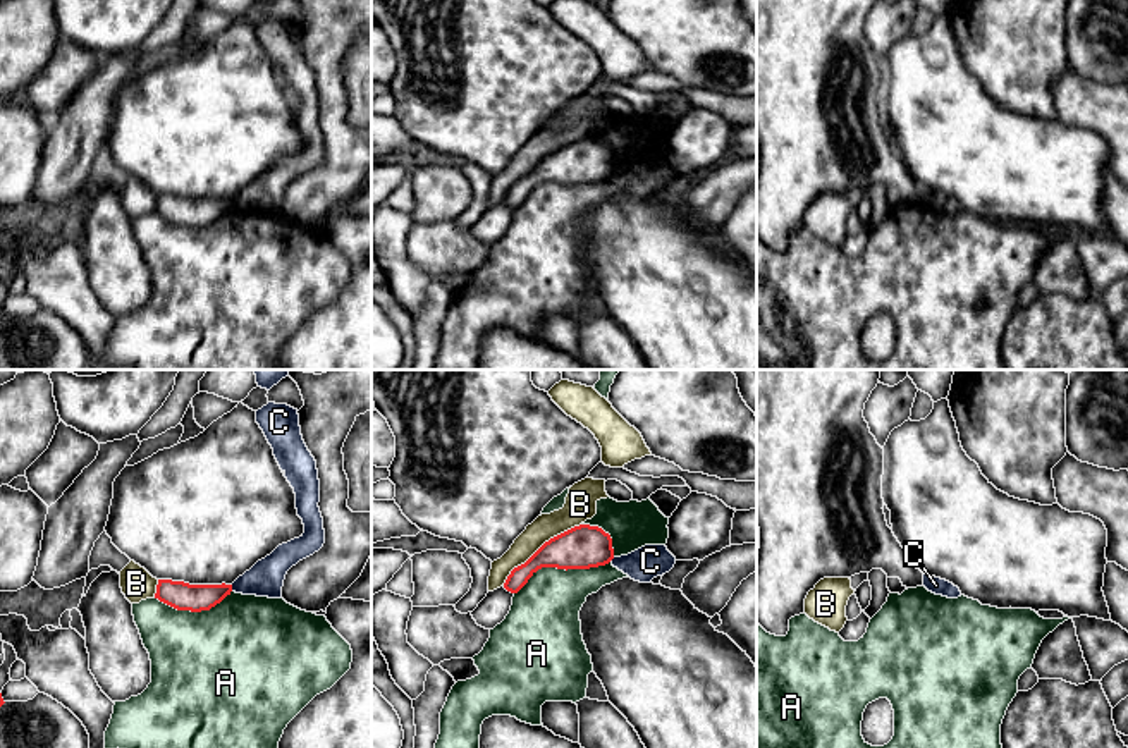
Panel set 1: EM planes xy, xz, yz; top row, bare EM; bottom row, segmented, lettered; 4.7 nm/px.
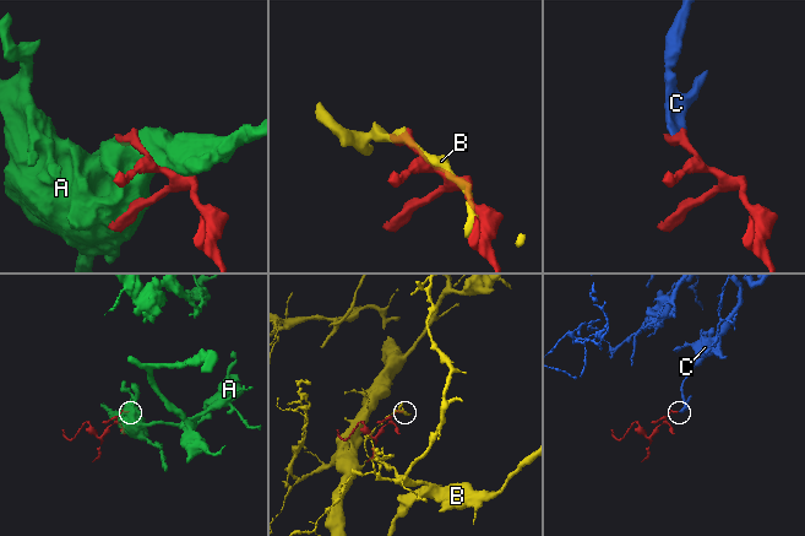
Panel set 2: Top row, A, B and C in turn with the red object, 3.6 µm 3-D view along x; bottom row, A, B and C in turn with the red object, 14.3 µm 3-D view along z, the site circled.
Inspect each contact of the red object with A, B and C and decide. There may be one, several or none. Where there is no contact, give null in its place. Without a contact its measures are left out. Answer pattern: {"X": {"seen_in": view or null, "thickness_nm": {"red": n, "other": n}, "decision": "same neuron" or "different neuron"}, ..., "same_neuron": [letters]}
{"A": {"seen_in": "xz", "thickness_nm": {"red": 200, "other": 320}, "decision": "different neuron"}, "B": {"seen_in": "xz", "thickness_nm": {"red": 200, "other": 130}, "decision": "different neuron"}, "C": {"seen_in": "xy", "thickness_nm": {"red": 130, "other": 170}, "decision": "different neuron"}, "same_neuron": []}

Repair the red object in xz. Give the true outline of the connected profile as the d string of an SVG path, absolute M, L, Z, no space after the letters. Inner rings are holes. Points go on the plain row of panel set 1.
M579 139L545 156L524 179L514 182L504 203L518 208L542 182L590 184L614 174L612 153L598 141Z

